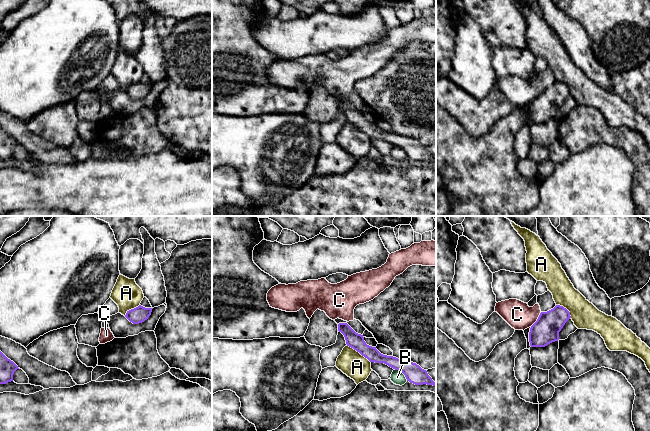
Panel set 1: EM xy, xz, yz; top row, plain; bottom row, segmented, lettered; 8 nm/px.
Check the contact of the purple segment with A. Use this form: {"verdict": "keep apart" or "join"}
{"verdict": "keep apart"}

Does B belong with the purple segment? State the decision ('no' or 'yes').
no

